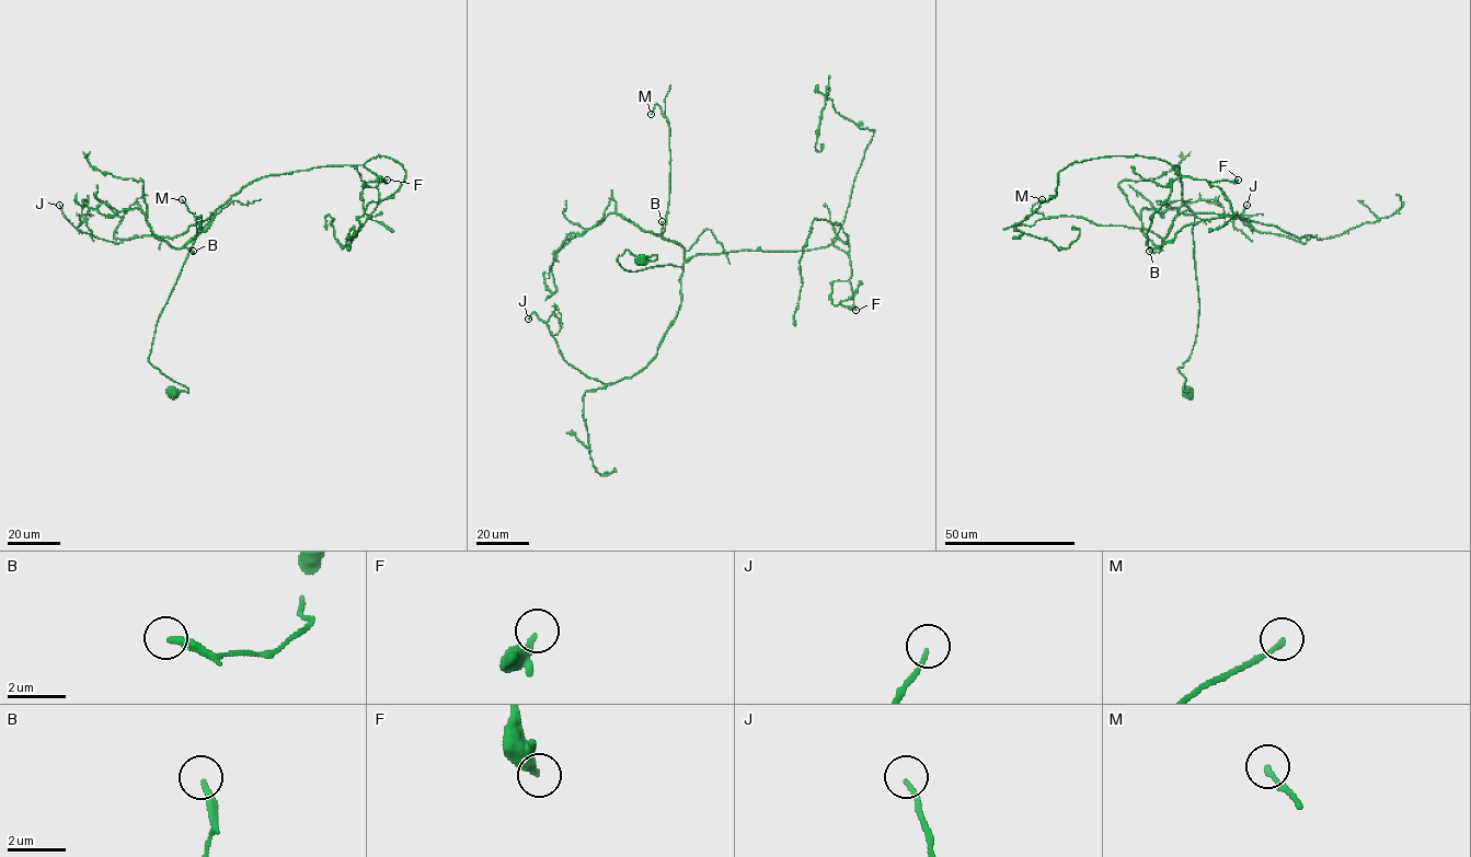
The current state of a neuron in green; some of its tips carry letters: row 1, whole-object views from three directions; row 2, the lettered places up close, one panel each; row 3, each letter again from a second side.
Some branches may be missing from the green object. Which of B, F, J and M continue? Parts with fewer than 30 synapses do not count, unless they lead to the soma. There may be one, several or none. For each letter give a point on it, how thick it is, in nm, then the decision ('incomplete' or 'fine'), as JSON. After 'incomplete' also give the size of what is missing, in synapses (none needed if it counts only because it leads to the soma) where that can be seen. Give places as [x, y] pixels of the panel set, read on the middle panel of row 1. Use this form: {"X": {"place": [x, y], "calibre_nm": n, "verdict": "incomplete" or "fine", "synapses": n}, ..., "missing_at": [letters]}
{"B": {"place": [662, 221], "calibre_nm": 240, "verdict": "fine"}, "F": {"place": [855, 310], "calibre_nm": 320, "verdict": "incomplete", "synapses": 100}, "J": {"place": [528, 319], "calibre_nm": 130, "verdict": "fine"}, "M": {"place": [651, 114], "calibre_nm": 180, "verdict": "fine"}, "missing_at": ["F"]}

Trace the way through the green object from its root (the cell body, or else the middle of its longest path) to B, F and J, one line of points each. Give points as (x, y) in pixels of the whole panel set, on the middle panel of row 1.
B: (641, 259), (657, 256), (627, 250), (617, 262), (629, 271), (681, 267), (682, 247), (654, 233), (662, 221)
F: (641, 259), (657, 256), (627, 250), (617, 262), (636, 271), (832, 244), (849, 255), (855, 310)
J: (641, 259), (657, 256), (627, 250), (617, 262), (681, 267), (681, 302), (631, 377), (585, 375), (528, 319)

